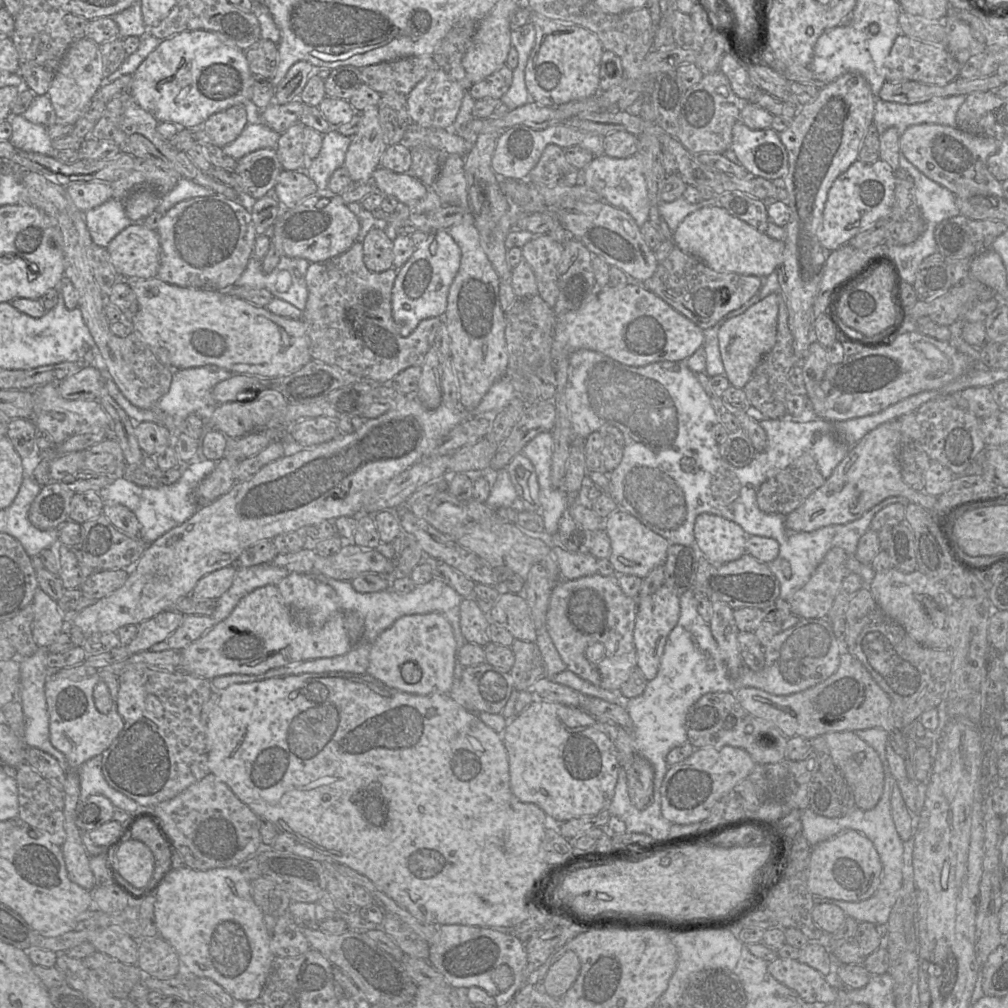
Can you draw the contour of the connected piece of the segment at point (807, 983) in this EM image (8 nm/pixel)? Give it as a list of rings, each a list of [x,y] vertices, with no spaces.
[[[776,958],[768,963],[768,972],[807,1003],[830,1004],[838,998],[838,990],[827,982],[825,976],[798,960]]]

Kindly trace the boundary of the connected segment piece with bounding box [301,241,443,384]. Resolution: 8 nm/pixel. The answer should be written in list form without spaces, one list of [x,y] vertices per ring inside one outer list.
[[[358,241],[334,258],[309,264],[305,274],[308,299],[301,319],[307,325],[312,359],[380,384],[389,384],[408,367],[421,367],[443,323],[443,316],[424,319],[411,334],[401,336],[393,319],[391,303],[397,270],[368,270],[363,260],[362,243]]]

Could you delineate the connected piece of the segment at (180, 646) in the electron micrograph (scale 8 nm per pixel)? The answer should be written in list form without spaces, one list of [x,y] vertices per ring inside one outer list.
[[[184,615],[180,626],[165,640],[169,648],[181,651],[216,625],[211,616]]]

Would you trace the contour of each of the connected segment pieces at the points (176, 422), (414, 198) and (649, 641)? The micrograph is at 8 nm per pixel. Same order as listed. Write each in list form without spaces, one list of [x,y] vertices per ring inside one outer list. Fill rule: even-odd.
[[[200,366],[175,370],[168,393],[161,397],[152,409],[141,409],[133,405],[122,394],[111,377],[107,377],[107,380],[104,379],[104,387],[108,394],[125,410],[133,422],[154,422],[166,427],[171,433],[171,445],[169,446],[175,448],[177,438],[183,432],[183,423],[189,414],[195,413],[200,407],[202,397],[208,391],[211,391],[217,383],[235,374],[232,371],[215,366]]]
[[[379,166],[371,176],[376,191],[383,195],[393,196],[400,203],[413,205],[425,197],[428,186],[410,173],[395,173]]]
[[[663,585],[654,593],[637,598],[637,616],[633,633],[637,655],[637,667],[648,681],[656,677],[669,634],[677,625],[680,616],[679,596]]]

